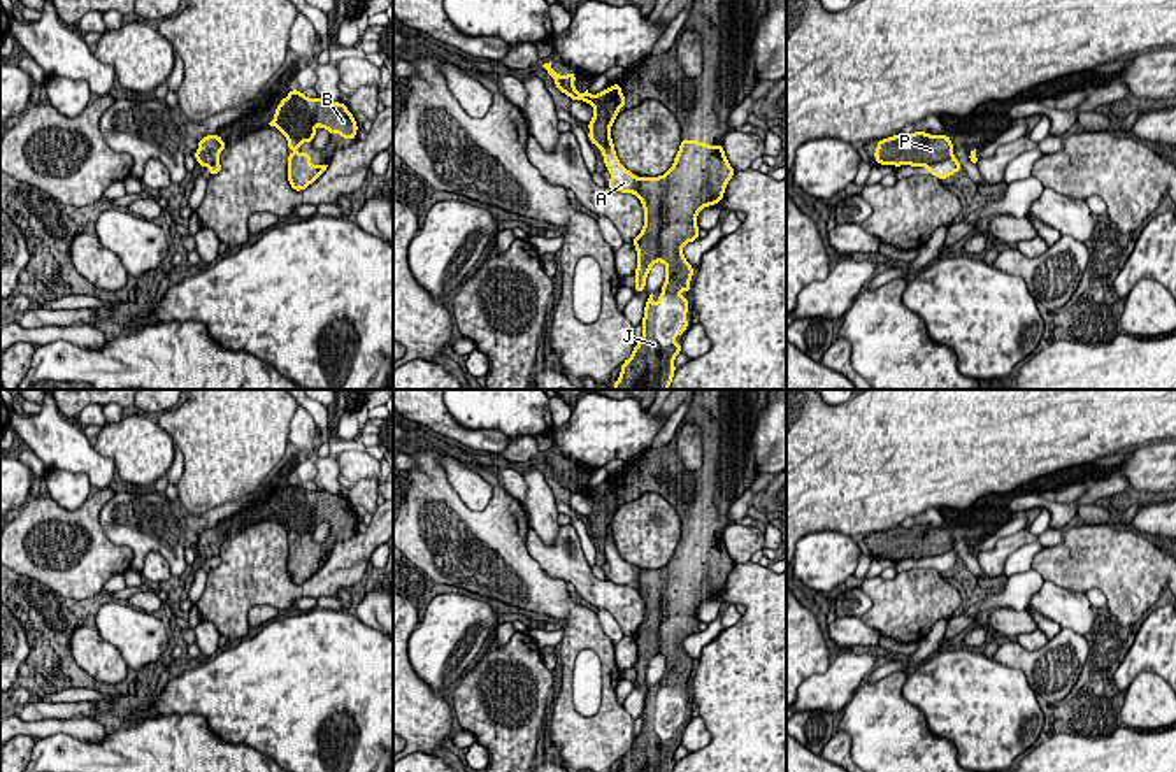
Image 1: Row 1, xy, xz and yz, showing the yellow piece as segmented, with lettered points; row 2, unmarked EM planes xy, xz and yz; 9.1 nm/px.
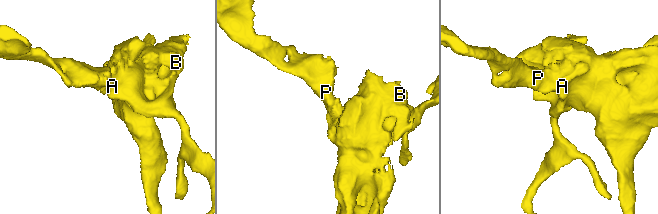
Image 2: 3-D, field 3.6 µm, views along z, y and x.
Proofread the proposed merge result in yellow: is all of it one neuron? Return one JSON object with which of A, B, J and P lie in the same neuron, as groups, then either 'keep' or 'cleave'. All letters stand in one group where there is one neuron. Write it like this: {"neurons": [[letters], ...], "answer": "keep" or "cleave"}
{"neurons": [["A"], ["B", "J", "P"]], "answer": "cleave"}

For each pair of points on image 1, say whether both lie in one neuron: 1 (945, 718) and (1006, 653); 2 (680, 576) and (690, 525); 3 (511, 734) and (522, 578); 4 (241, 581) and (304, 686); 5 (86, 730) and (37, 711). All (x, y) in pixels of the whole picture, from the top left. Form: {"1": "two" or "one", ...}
{"1": "two", "2": "one", "3": "two", "4": "two", "5": "two"}

